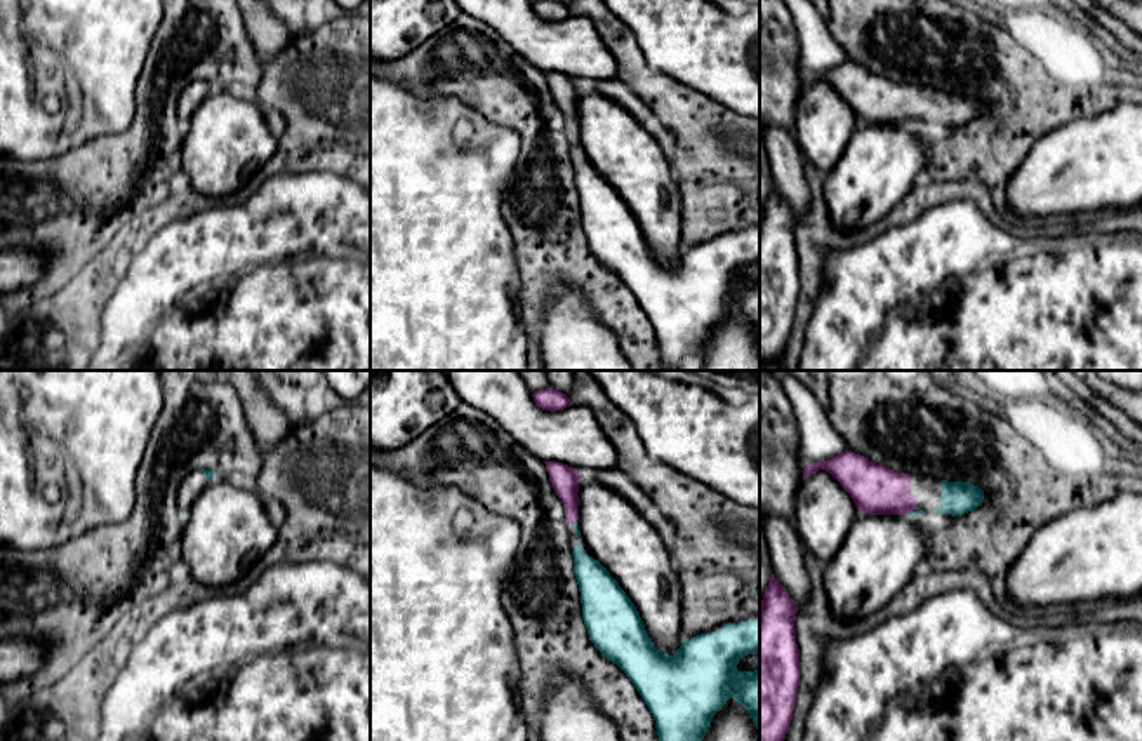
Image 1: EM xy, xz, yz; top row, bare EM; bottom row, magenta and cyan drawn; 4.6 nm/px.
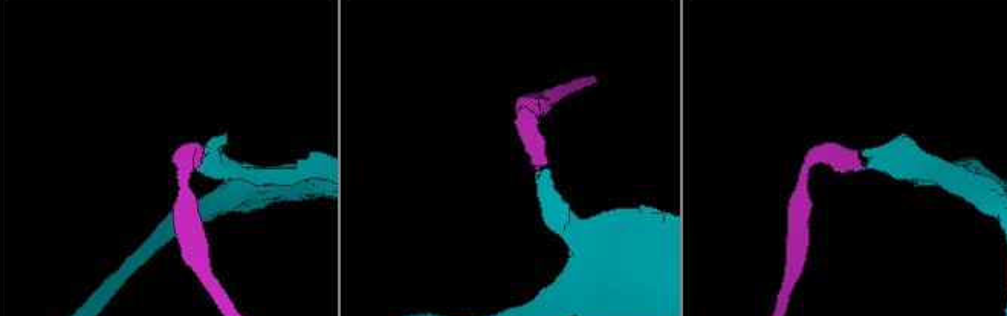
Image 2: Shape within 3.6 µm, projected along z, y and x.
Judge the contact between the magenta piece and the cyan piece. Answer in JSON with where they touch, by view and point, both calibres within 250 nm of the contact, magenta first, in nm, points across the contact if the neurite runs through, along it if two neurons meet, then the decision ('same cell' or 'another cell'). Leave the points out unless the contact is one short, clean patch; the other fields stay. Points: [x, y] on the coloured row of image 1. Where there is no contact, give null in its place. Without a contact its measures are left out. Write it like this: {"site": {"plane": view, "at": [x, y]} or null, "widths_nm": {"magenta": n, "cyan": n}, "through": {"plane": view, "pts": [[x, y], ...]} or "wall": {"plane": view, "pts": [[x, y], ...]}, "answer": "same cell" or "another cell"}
{"site": {"plane": "yz", "at": [908, 512]}, "widths_nm": {"magenta": 220, "cyan": 30}, "through": {"plane": "yz", "pts": [[875, 489], [889, 493], [908, 512], [913, 514]]}, "answer": "same cell"}

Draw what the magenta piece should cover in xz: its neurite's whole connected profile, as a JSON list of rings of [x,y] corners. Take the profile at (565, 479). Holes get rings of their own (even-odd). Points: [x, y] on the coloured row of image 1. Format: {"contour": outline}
{"contour": [[[546,461],[546,468],[549,473],[549,482],[553,484],[556,496],[561,499],[565,506],[567,524],[575,524],[579,520],[577,492],[579,492],[579,482],[581,482],[577,470],[556,461]]]}

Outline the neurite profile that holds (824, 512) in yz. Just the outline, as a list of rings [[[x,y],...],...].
[[[819,470],[801,480],[794,496],[794,527],[815,558],[829,564],[848,536],[859,510],[840,482]]]

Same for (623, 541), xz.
[[[577,473],[581,534],[634,604],[654,645],[674,656],[685,640],[680,624],[683,597],[667,546],[629,501],[593,475]]]

